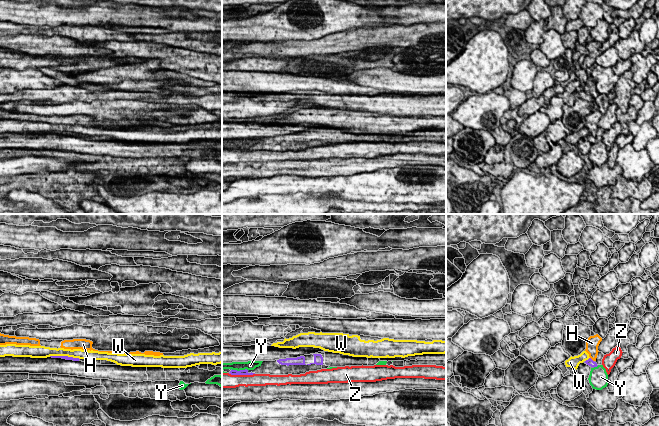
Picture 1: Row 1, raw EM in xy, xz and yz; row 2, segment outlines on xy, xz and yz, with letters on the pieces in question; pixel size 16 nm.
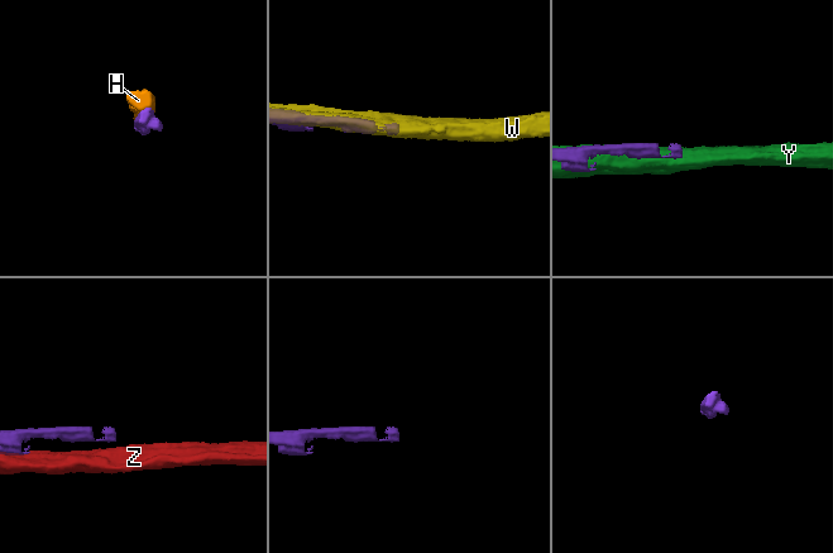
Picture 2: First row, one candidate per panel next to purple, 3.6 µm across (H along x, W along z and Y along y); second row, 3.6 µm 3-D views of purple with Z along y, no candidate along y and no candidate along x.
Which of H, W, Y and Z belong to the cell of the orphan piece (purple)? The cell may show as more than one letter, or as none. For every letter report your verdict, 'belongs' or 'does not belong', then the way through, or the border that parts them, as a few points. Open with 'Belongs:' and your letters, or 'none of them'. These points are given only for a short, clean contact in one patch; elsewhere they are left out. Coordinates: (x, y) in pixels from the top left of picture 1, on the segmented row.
Belongs: none of them
H: does not belong
W: does not belong
Y: does not belong
Z: does not belong | along xz (228, 373), (254, 374)

